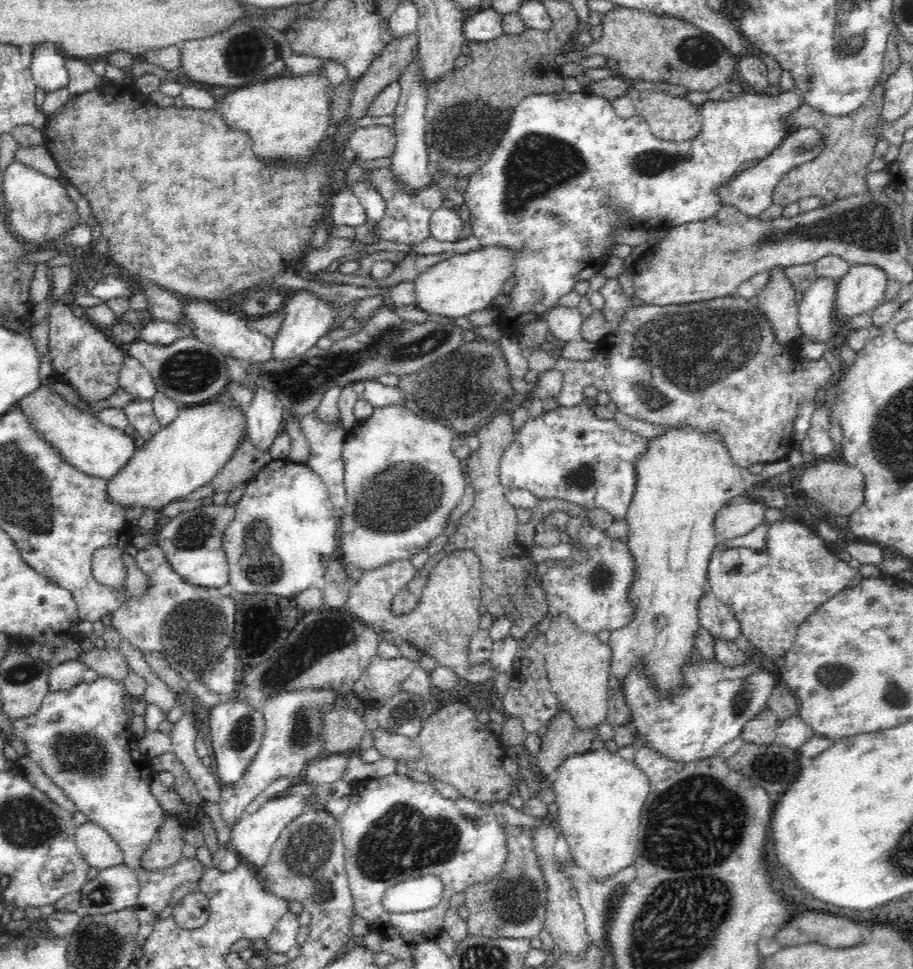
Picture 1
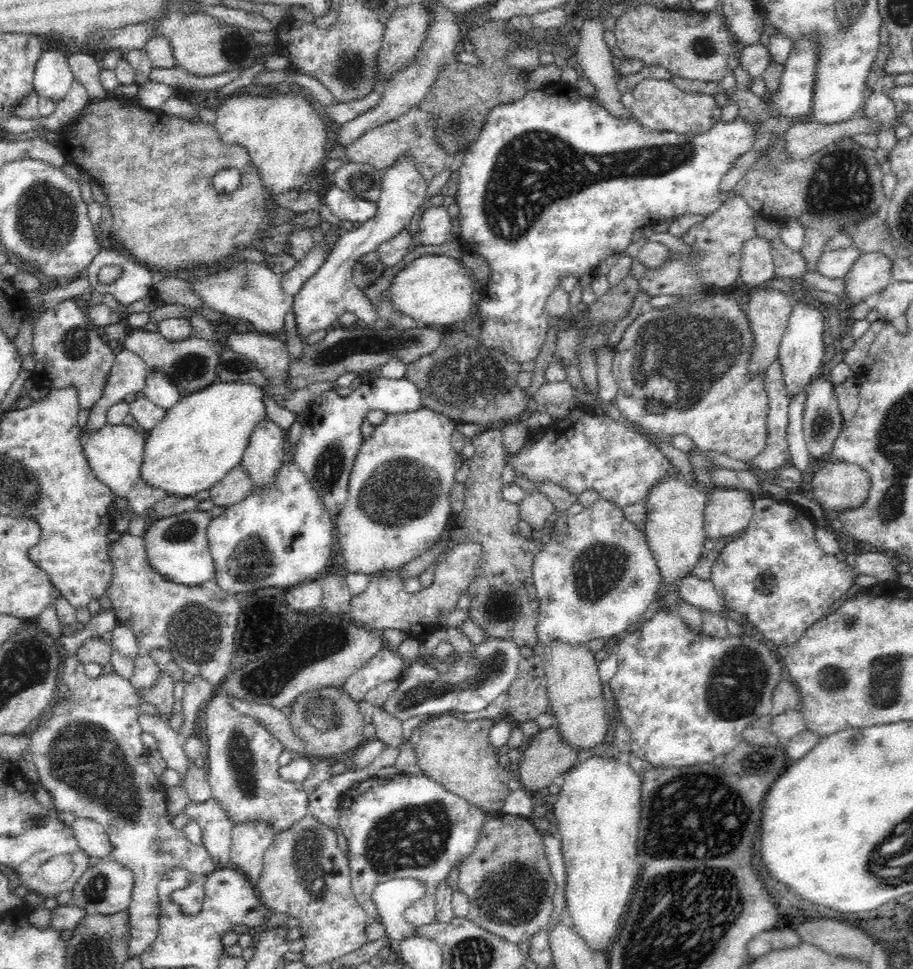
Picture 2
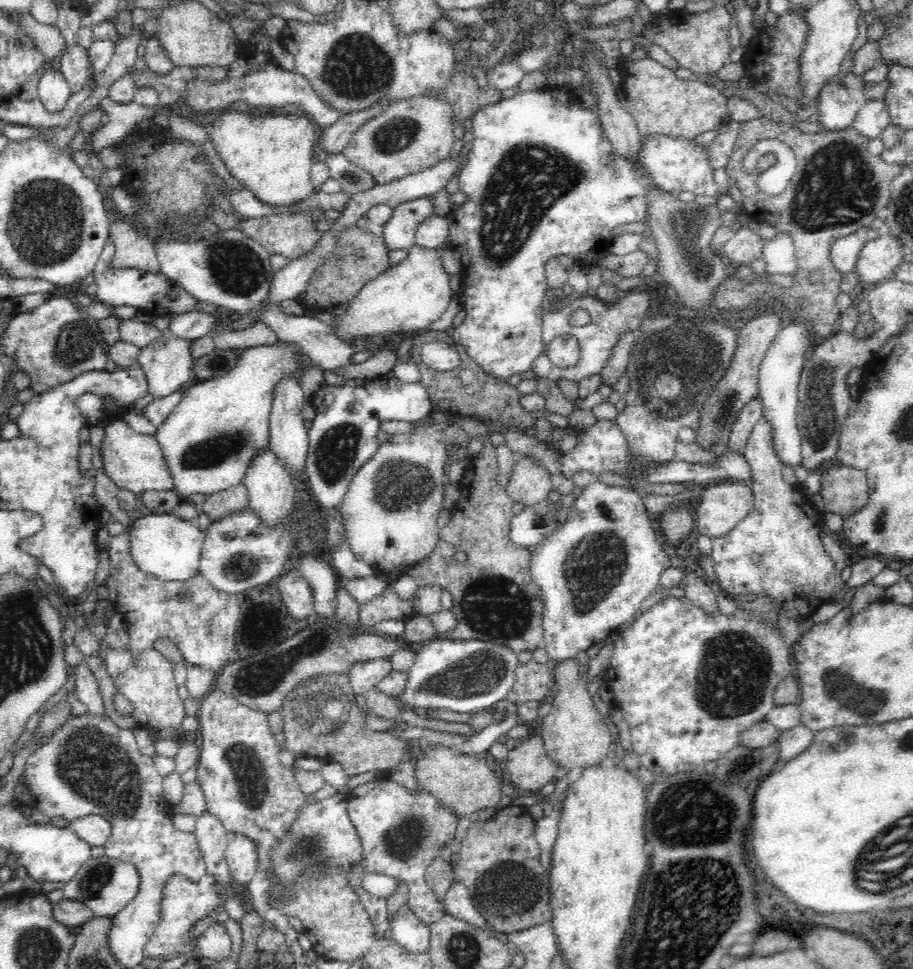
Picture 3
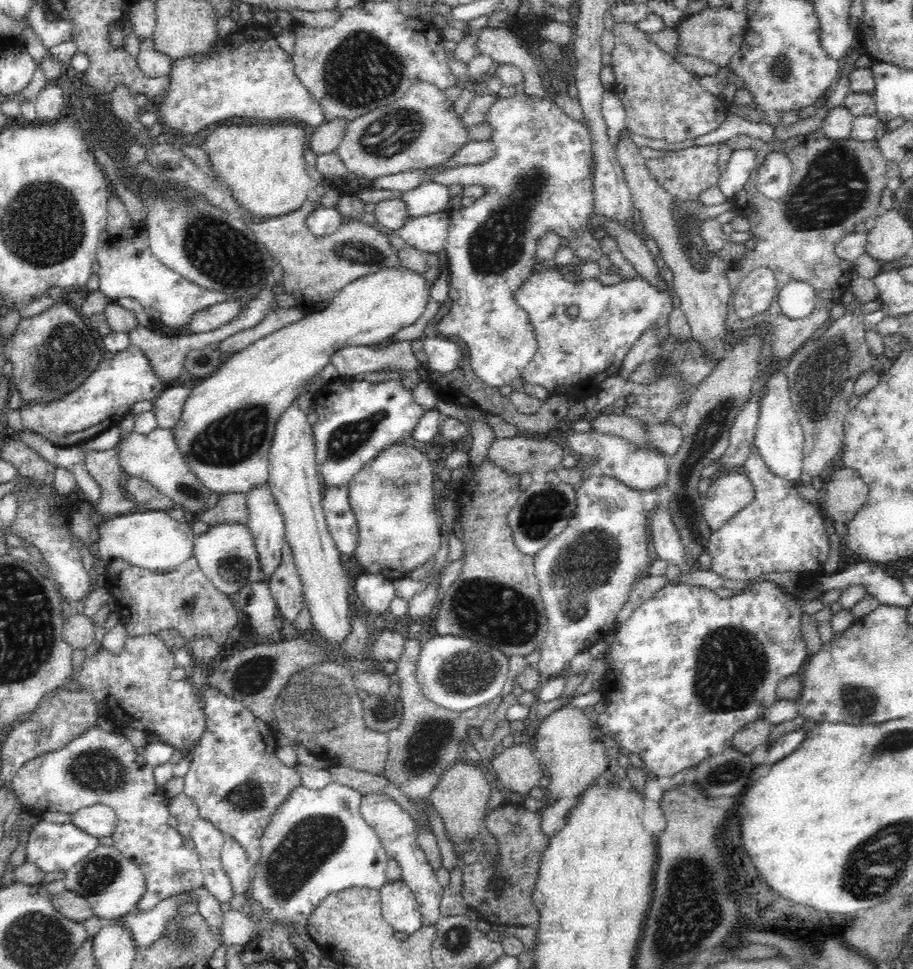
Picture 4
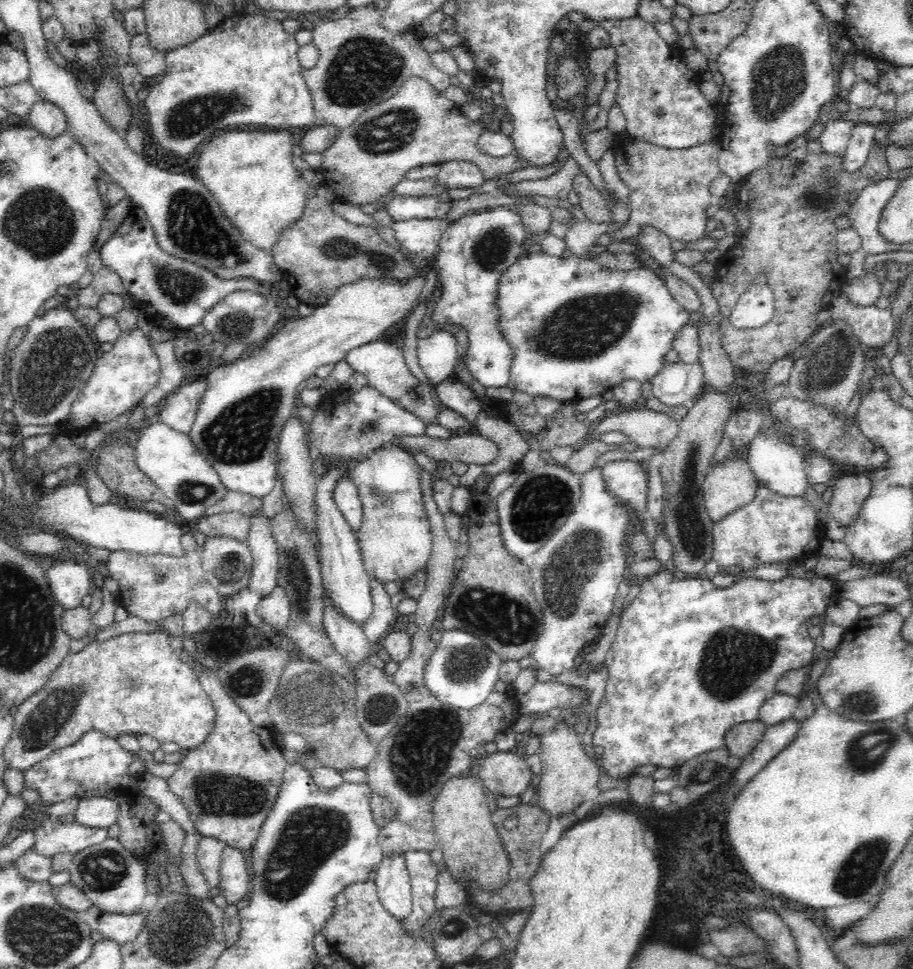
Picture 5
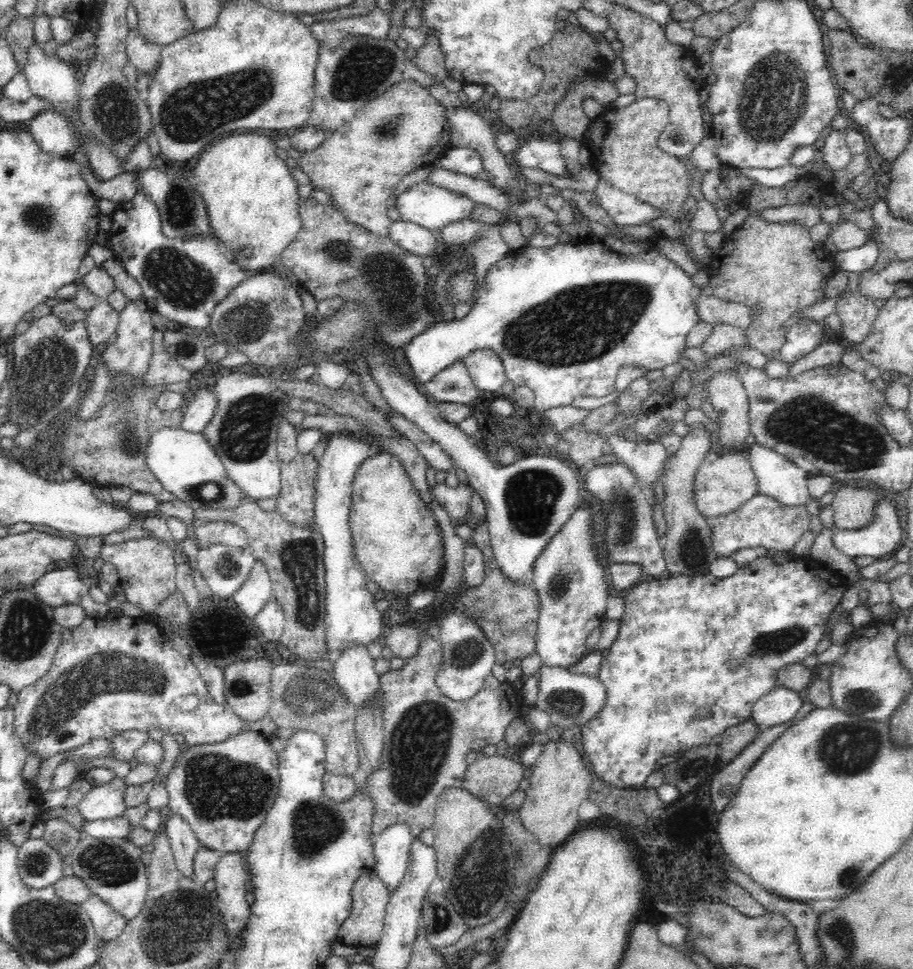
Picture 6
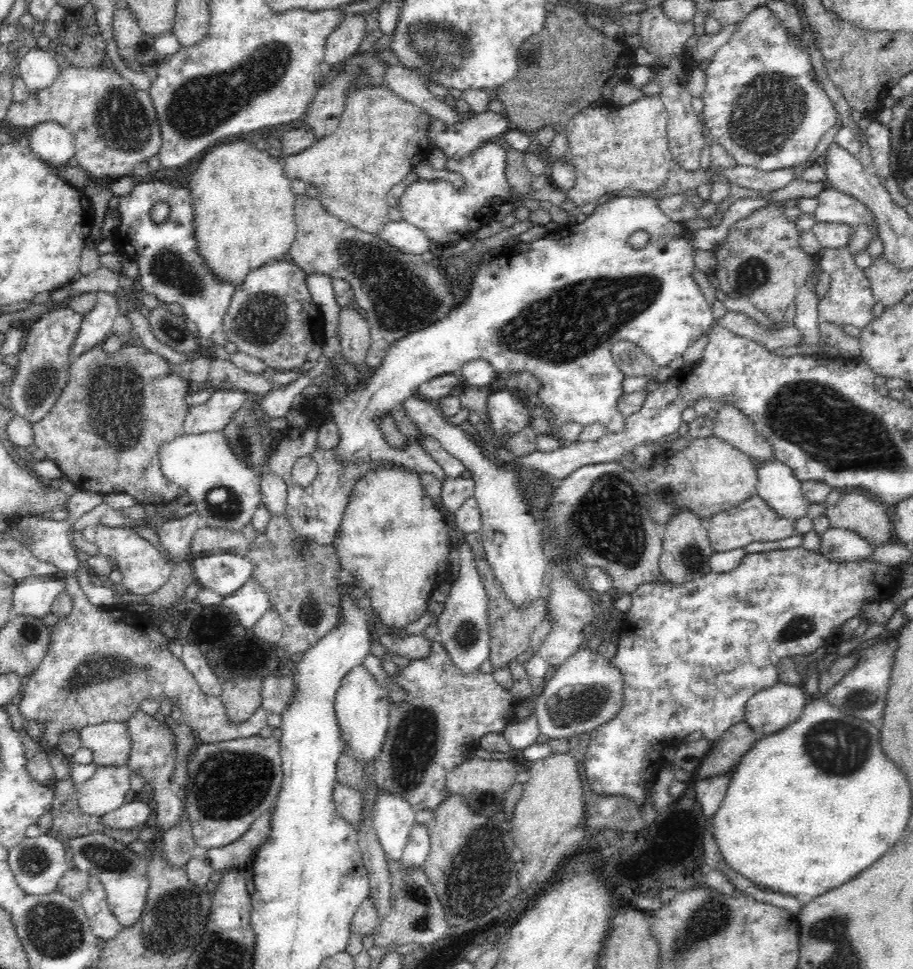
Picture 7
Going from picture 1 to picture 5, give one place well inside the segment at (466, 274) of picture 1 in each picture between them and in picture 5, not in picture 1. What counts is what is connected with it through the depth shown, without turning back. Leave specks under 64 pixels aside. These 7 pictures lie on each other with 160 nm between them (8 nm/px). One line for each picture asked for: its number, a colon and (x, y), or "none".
2: (436, 291)
3: (407, 297)
4: (225, 432)
5: (237, 427)

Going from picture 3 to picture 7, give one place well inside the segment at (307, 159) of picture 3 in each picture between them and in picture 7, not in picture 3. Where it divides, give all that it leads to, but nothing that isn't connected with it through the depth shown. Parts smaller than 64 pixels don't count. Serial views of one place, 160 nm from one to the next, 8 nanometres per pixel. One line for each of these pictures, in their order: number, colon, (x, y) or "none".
4: (264, 166)
5: (251, 175)
6: (251, 198)
7: (243, 203)

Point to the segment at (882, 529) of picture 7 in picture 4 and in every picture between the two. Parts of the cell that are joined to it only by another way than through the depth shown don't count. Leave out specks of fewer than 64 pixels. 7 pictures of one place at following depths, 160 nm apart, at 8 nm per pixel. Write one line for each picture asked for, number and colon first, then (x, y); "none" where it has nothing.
4: (846, 492)
5: (850, 491)
6: (854, 508)

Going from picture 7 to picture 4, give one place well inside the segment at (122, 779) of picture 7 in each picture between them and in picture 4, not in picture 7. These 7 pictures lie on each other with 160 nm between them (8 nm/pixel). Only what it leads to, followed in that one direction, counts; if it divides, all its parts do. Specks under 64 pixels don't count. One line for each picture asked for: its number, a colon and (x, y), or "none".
4: (99, 820)
5: (97, 811)
6: (106, 801)

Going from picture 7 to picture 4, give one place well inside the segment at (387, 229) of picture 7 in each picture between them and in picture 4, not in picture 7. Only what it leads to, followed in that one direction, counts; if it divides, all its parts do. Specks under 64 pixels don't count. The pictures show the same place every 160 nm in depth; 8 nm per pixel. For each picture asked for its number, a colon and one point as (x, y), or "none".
4: (428, 233)
5: (421, 237)
6: (413, 238)

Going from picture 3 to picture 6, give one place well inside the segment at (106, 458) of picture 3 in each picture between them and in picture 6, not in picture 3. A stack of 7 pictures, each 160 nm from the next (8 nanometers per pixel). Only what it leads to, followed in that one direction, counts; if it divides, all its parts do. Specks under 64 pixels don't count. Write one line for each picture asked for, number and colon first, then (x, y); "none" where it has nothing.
4: (154, 457)
5: (168, 457)
6: (185, 463)

